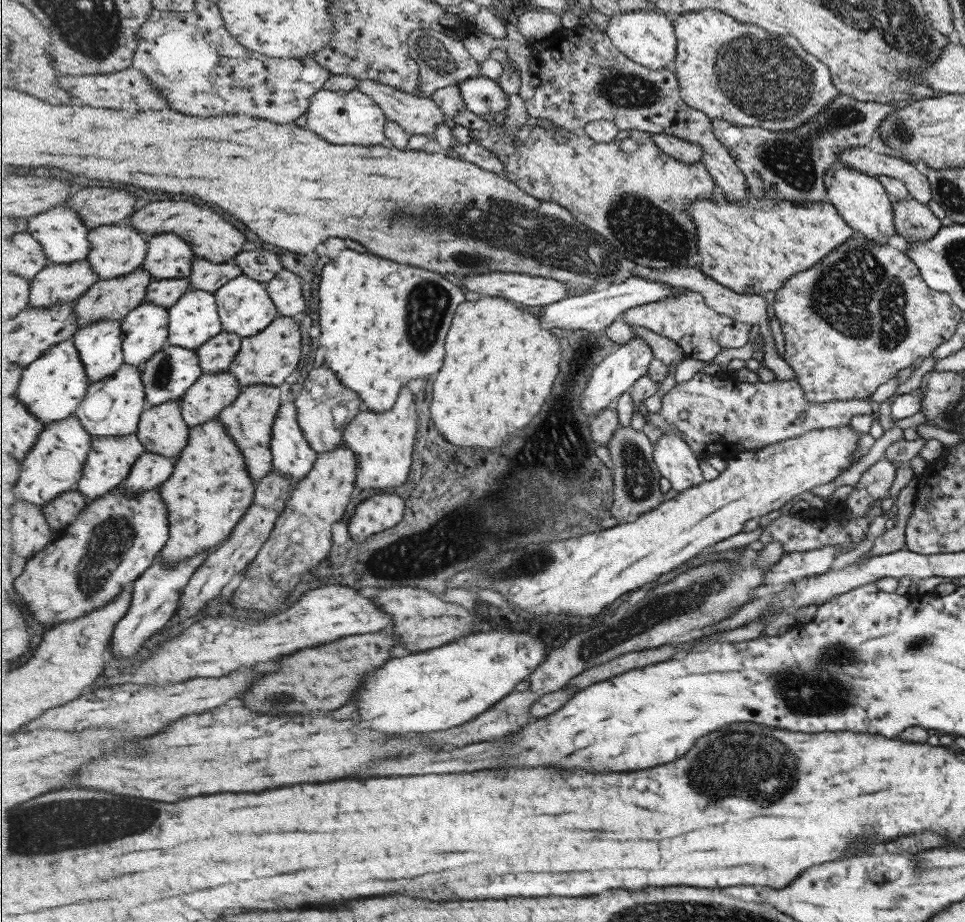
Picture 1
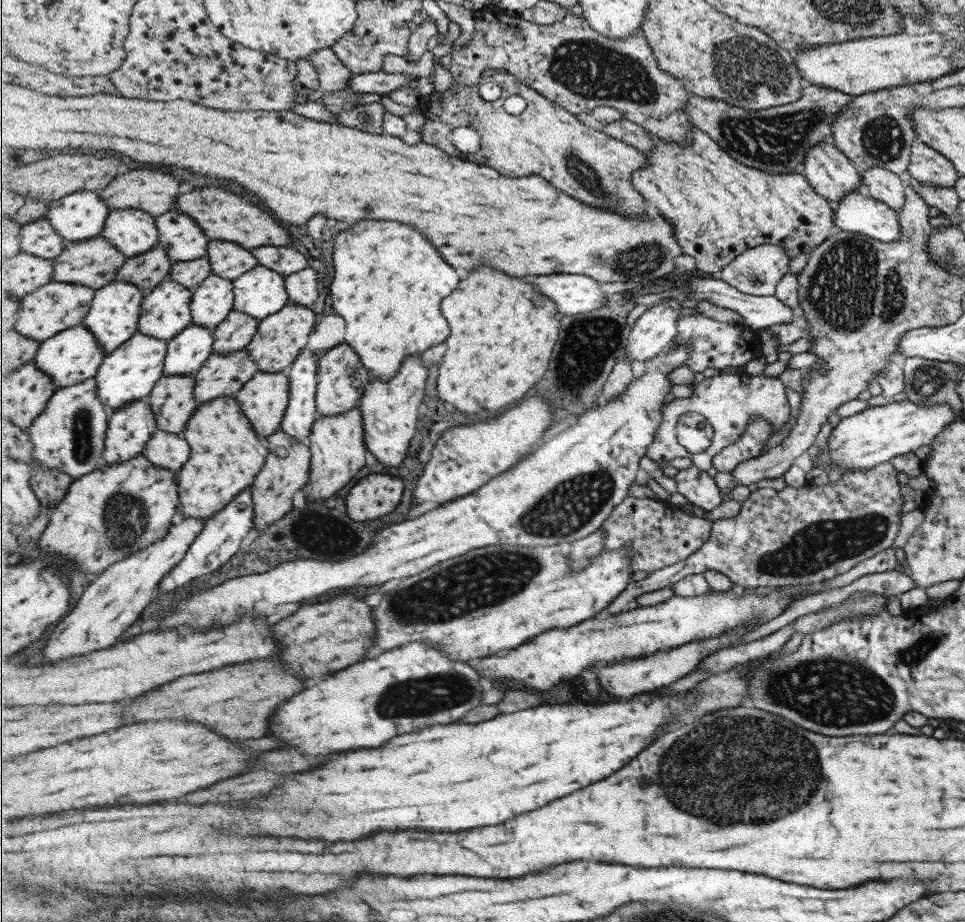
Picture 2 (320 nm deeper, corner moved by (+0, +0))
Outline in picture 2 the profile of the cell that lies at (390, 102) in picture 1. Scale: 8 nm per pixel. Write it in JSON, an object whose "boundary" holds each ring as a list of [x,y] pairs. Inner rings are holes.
{"boundary":[[[331,48],[316,50],[309,58],[318,73],[322,89],[325,92],[344,90],[349,92],[350,80],[355,75],[349,70]]]}

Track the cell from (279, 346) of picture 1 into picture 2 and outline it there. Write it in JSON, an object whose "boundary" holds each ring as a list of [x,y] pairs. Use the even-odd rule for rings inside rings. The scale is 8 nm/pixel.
{"boundary":[[[291,302],[277,314],[272,314],[260,322],[257,334],[246,349],[251,353],[255,362],[258,362],[259,371],[283,373],[288,371],[308,346],[315,324],[317,324],[317,316],[313,308]]]}

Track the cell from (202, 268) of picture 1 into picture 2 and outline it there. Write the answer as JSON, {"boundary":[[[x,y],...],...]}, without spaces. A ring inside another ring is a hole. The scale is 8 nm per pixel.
{"boundary":[[[221,239],[210,241],[207,257],[214,266],[213,274],[229,280],[238,279],[243,273],[260,265],[259,259],[252,250],[236,242]]]}

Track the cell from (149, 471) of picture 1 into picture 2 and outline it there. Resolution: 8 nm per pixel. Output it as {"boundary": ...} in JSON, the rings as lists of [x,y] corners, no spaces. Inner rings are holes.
{"boundary":[[[157,430],[147,444],[143,455],[157,466],[179,472],[191,455],[189,441],[182,434]]]}

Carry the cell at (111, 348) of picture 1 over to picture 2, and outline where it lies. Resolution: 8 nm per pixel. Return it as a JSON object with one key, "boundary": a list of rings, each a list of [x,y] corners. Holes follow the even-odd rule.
{"boundary":[[[113,281],[96,291],[92,307],[83,324],[91,329],[98,341],[104,346],[106,356],[114,353],[124,342],[130,340],[140,330],[142,302],[147,292],[135,283]]]}

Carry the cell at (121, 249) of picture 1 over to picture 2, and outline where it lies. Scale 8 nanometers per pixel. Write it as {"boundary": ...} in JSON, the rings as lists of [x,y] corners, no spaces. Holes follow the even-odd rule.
{"boundary":[[[113,209],[102,235],[126,254],[137,257],[159,245],[157,217],[146,210]]]}

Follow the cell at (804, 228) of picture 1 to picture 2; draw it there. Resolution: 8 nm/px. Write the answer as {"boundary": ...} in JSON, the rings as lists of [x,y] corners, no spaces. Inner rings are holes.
{"boundary":[[[695,125],[690,131],[692,141],[686,147],[651,134],[654,151],[646,153],[647,166],[636,170],[632,176],[634,187],[674,224],[674,233],[684,253],[694,258],[697,269],[720,275],[740,254],[760,244],[782,246],[791,260],[797,254],[821,245],[836,230],[831,204],[813,190],[803,174],[771,174],[744,165],[727,154],[707,131]]]}

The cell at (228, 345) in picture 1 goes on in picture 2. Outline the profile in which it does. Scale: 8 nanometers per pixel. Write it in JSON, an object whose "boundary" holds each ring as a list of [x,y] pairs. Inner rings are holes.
{"boundary":[[[234,308],[213,332],[214,352],[227,354],[245,349],[257,334],[259,325],[255,317]]]}

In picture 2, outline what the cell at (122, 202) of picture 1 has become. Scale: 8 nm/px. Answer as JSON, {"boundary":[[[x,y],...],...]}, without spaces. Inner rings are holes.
{"boundary":[[[133,170],[125,176],[116,178],[107,188],[99,192],[99,196],[105,199],[113,209],[139,209],[146,210],[156,217],[172,211],[179,199],[181,182],[173,172],[169,170]]]}

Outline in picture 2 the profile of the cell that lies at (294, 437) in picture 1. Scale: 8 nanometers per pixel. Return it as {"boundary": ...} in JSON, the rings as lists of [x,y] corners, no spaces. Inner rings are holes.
{"boundary":[[[307,346],[288,369],[291,396],[282,430],[302,442],[308,441],[315,421],[321,416],[316,406],[319,361]]]}

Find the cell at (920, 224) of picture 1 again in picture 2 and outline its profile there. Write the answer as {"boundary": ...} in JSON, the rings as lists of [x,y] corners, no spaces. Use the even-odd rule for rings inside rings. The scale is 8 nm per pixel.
{"boundary":[[[870,166],[860,172],[860,177],[865,194],[899,212],[903,206],[904,188],[896,174],[879,166]]]}

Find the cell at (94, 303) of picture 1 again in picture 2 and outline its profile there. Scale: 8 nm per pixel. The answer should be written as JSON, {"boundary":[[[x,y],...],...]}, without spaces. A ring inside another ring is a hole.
{"boundary":[[[157,245],[145,254],[128,258],[115,281],[132,282],[149,292],[168,279],[173,265],[164,246]]]}

